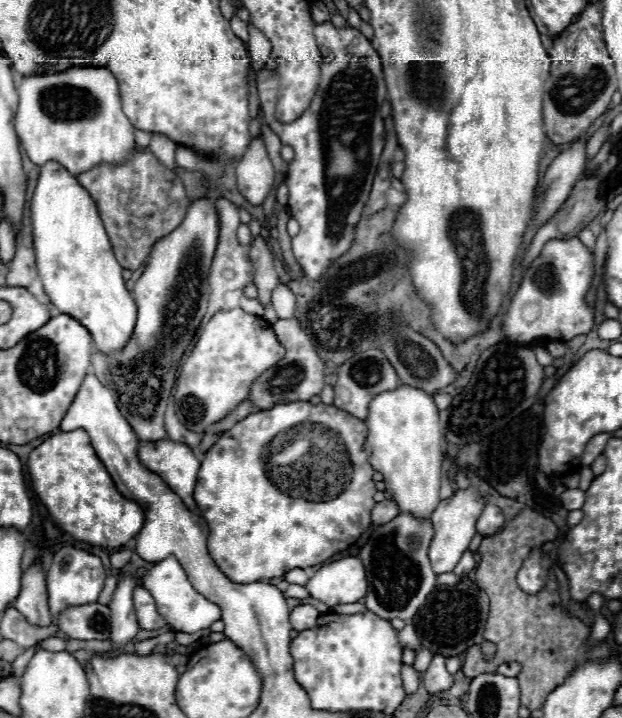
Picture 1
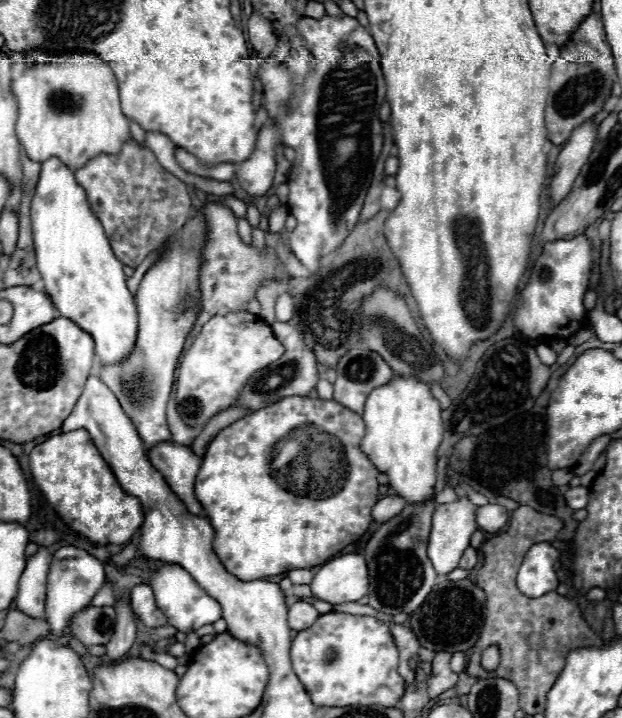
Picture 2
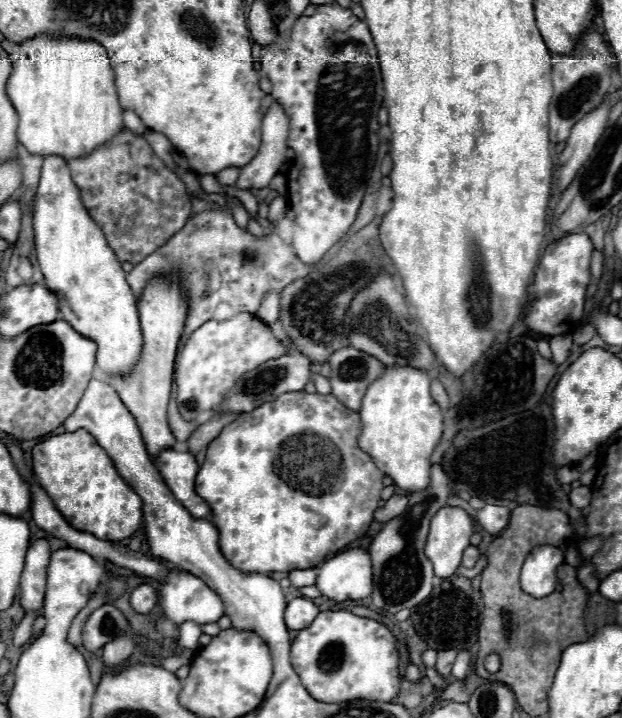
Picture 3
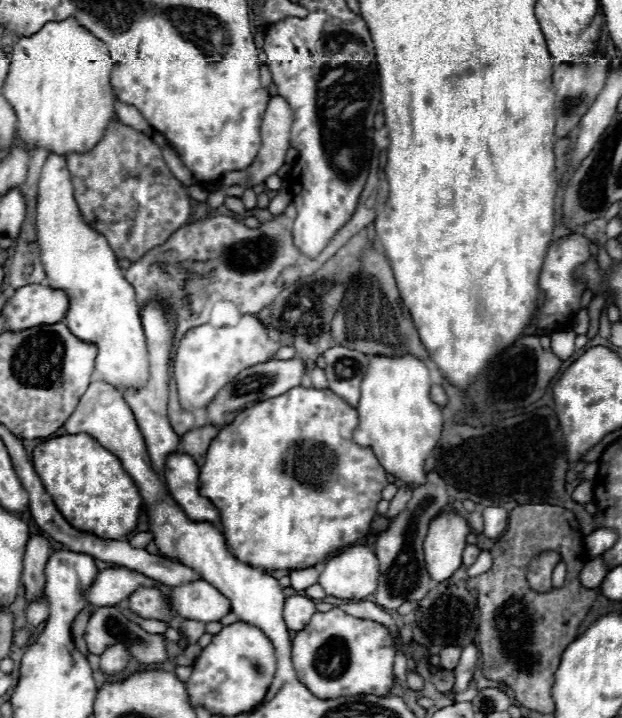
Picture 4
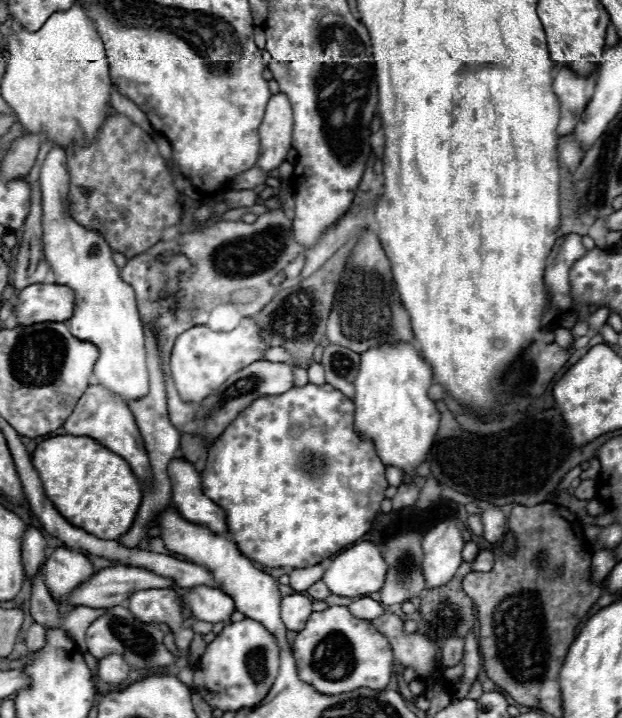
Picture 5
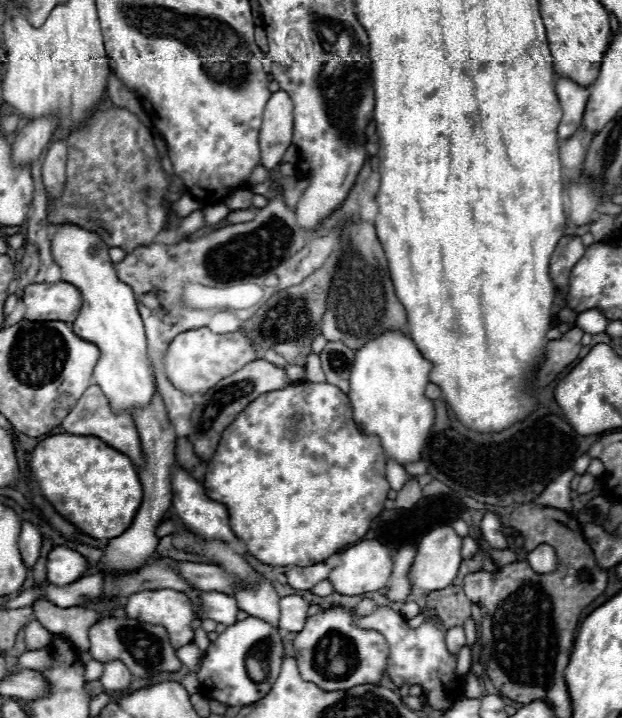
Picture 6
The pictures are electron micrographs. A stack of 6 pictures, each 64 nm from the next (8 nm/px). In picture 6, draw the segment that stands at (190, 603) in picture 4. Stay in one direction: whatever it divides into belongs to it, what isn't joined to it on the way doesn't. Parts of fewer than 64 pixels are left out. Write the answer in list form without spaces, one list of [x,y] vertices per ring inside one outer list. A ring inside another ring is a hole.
[[[200,592],[198,594],[198,608],[200,618],[214,620],[218,624],[232,626],[236,622],[236,600],[234,596],[228,596],[224,592]]]

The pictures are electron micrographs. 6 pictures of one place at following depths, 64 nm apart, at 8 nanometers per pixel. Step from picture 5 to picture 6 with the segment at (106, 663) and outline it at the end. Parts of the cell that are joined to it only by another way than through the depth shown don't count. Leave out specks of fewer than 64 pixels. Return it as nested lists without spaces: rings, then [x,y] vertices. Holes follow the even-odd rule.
[[[112,660],[112,664],[104,664],[100,682],[108,692],[128,690],[130,680],[132,680],[132,674],[128,672],[128,668],[124,668],[124,664],[120,664],[120,660]]]

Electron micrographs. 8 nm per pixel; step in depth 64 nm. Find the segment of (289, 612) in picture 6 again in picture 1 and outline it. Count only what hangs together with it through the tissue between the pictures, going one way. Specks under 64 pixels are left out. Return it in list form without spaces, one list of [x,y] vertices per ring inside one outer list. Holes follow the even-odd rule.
[[[304,604],[304,606],[296,606],[290,614],[290,624],[294,630],[308,630],[312,628],[312,624],[316,624],[316,620],[320,618],[320,612],[310,606],[310,604]]]

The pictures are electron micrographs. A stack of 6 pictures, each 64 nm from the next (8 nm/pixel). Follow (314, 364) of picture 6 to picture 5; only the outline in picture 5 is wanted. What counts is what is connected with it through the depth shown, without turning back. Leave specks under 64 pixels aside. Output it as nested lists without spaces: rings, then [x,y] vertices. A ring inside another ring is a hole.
[[[312,362],[312,364],[310,364],[310,368],[308,368],[308,378],[310,378],[310,382],[312,382],[312,384],[322,386],[322,384],[326,382],[326,380],[324,380],[324,368],[322,368],[322,364]]]

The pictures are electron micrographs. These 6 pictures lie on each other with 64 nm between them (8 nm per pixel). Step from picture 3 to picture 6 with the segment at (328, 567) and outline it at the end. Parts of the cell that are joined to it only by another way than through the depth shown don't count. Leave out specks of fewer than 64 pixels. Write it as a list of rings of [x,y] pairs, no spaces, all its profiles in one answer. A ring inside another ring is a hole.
[[[362,540],[354,546],[348,547],[343,552],[328,558],[329,562],[336,562],[328,580],[332,582],[334,592],[344,596],[358,596],[364,592],[376,592],[388,586],[392,574],[392,558],[386,546],[376,540]]]

